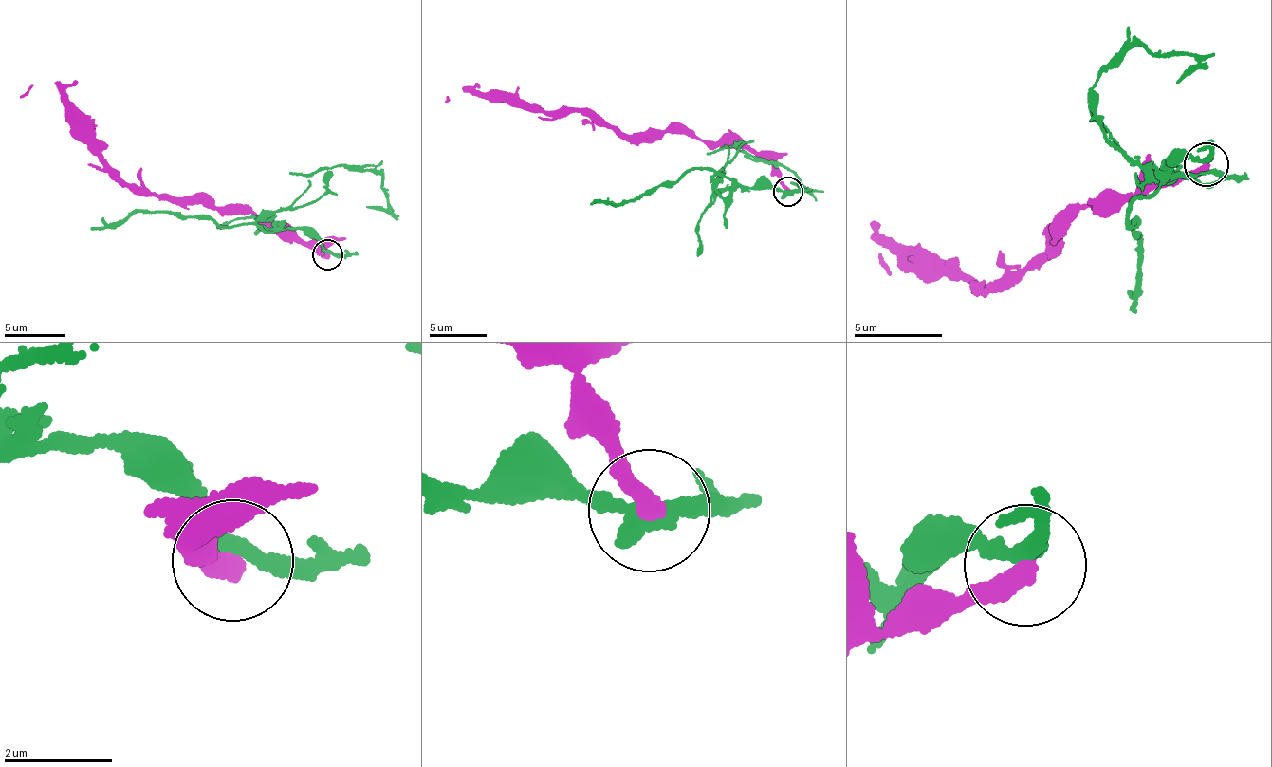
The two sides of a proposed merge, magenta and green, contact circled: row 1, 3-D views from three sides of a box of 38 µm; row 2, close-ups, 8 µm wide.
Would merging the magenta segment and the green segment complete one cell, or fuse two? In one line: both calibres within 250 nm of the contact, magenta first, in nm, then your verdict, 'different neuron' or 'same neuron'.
380 nm thick on the magenta side, 360 nm on the other; different neuron

